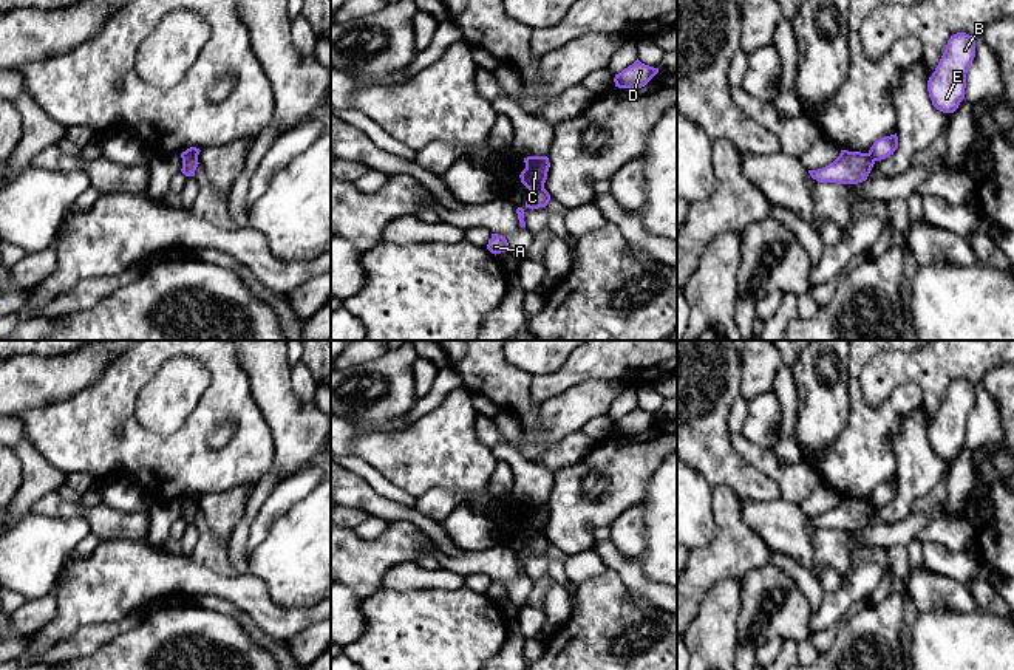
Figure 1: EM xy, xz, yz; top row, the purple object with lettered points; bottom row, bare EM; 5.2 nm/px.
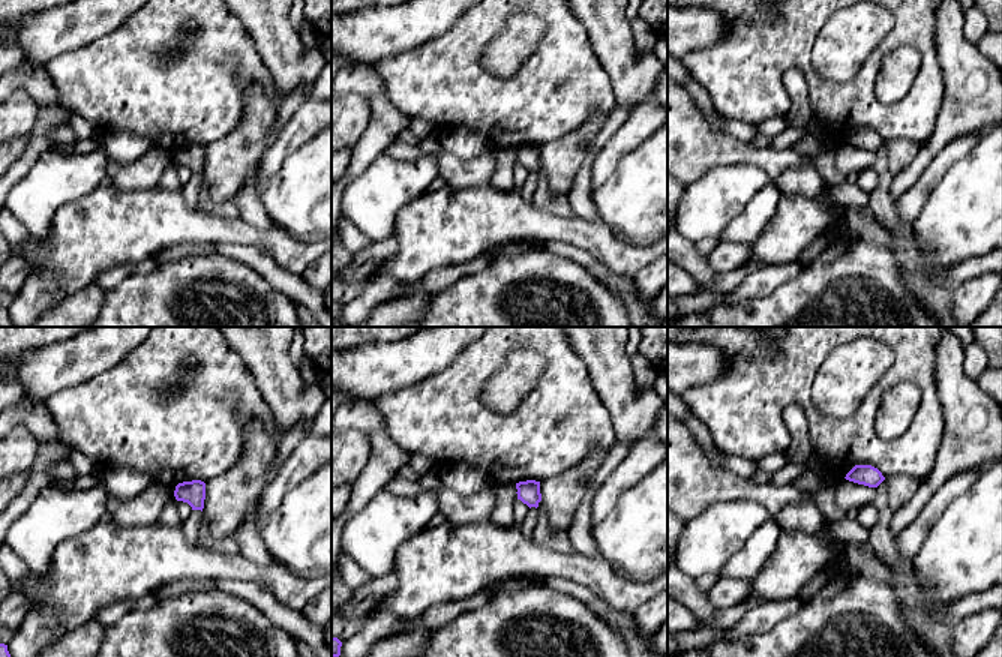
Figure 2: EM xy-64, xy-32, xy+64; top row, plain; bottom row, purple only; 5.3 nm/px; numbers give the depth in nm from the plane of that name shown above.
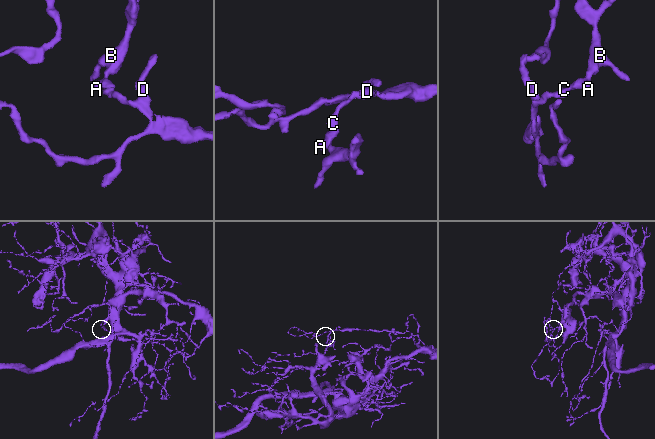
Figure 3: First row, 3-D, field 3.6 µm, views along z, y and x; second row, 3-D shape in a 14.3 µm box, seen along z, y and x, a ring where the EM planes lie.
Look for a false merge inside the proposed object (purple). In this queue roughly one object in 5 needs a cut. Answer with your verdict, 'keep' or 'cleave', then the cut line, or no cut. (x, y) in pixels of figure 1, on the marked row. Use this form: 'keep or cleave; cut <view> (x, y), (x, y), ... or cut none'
cleave; cut xz (543, 186), (530, 191)

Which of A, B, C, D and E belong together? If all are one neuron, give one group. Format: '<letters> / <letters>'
A B E / C D

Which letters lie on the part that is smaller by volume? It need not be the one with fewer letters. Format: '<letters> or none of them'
C, D

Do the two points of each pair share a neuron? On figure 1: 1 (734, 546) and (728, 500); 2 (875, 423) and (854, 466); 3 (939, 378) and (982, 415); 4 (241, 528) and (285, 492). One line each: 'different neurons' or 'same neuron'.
1: same neuron
2: same neuron
3: different neurons
4: different neurons

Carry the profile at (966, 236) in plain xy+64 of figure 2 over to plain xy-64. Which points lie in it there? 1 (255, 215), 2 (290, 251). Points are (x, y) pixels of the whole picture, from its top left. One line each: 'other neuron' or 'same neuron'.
1: other neuron
2: other neuron

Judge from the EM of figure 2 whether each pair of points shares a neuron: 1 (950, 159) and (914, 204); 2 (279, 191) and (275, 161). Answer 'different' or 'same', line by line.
1: same
2: different

